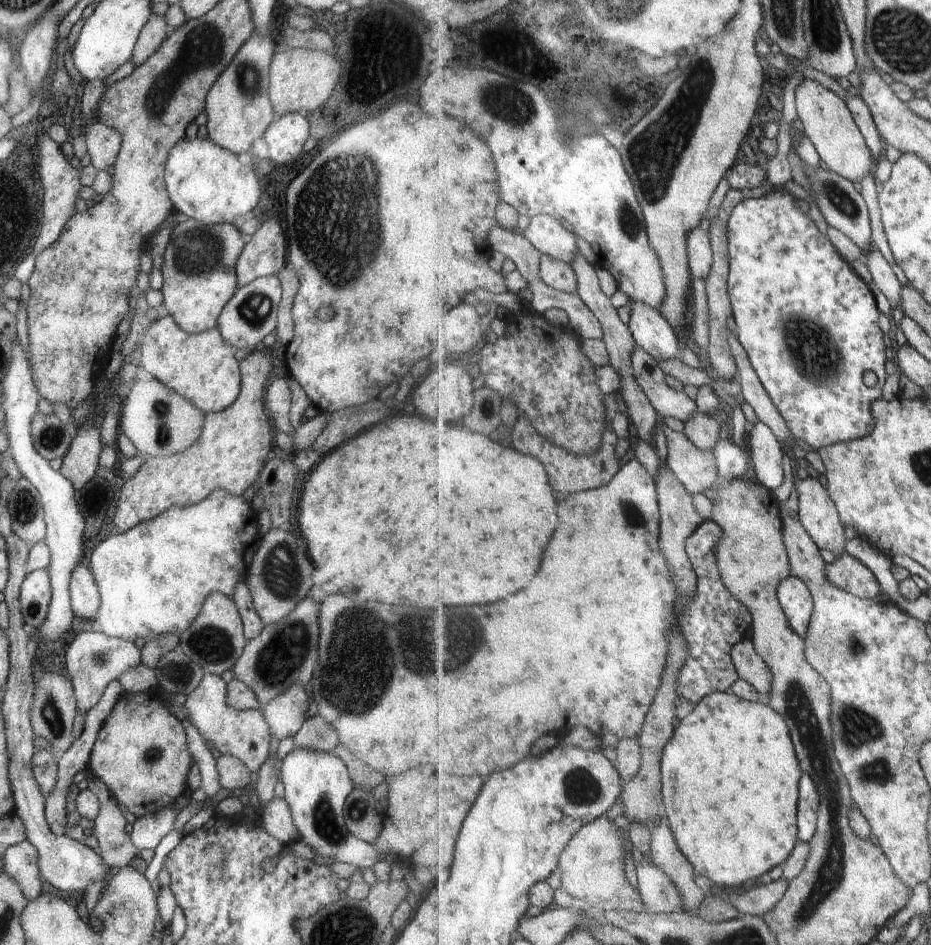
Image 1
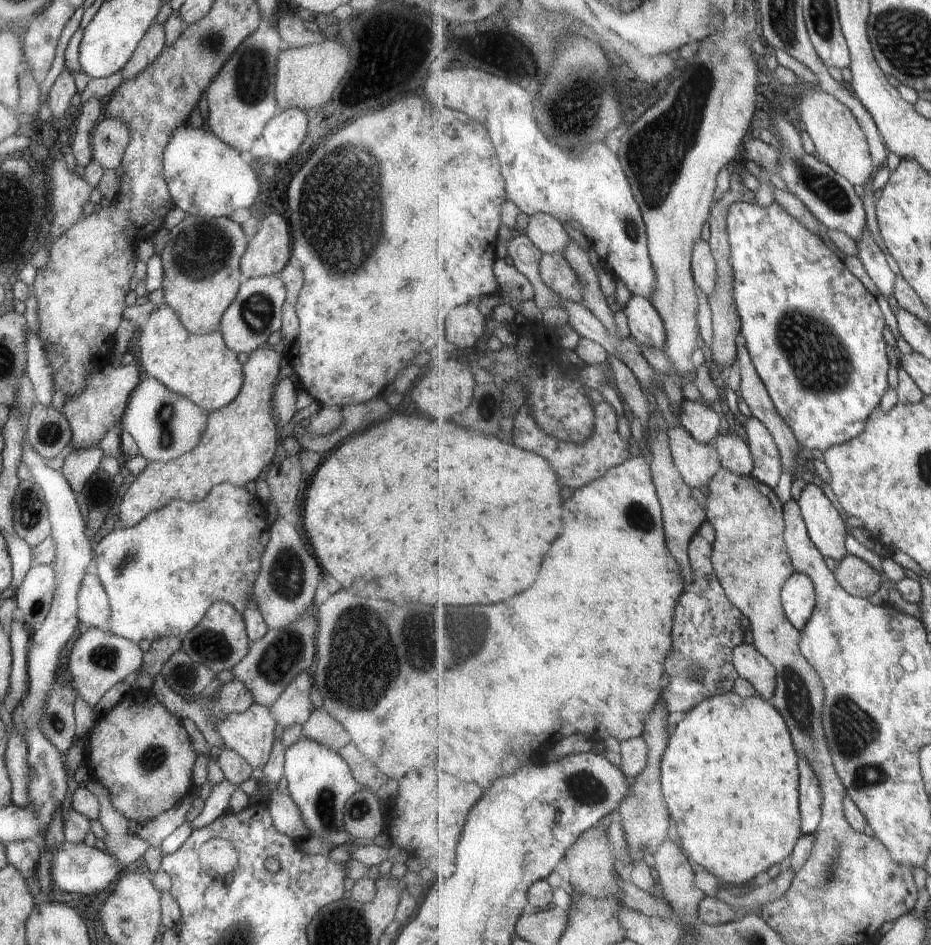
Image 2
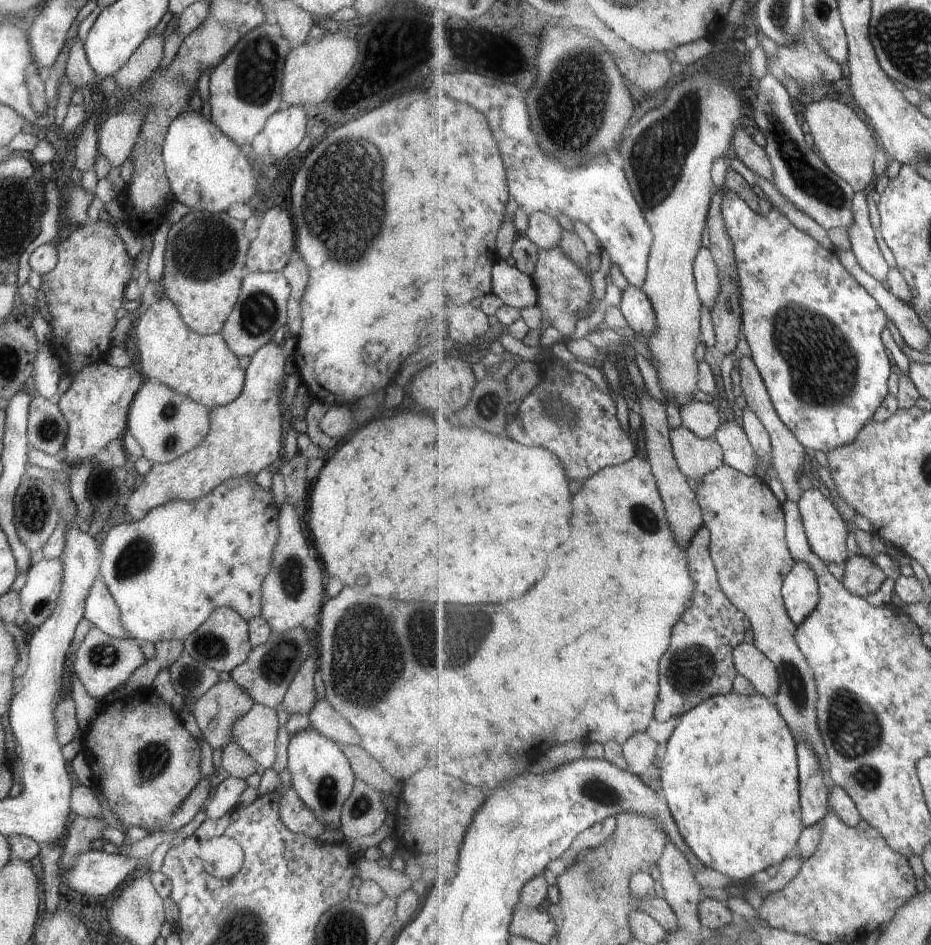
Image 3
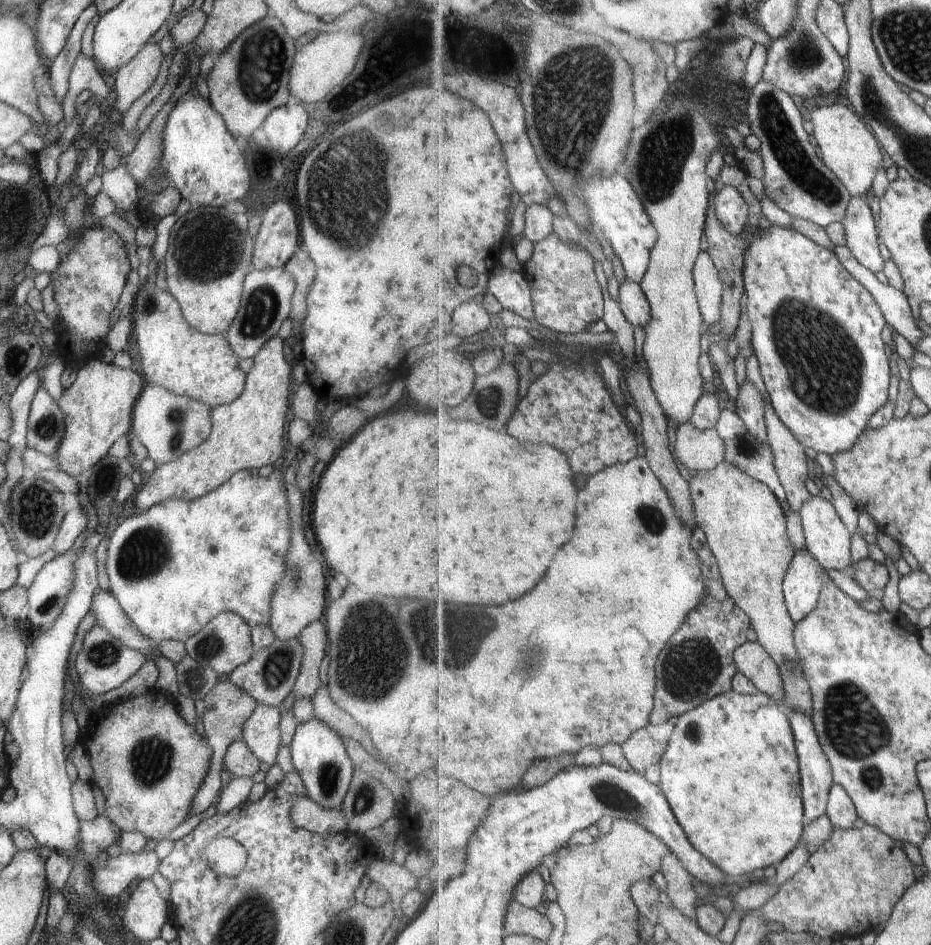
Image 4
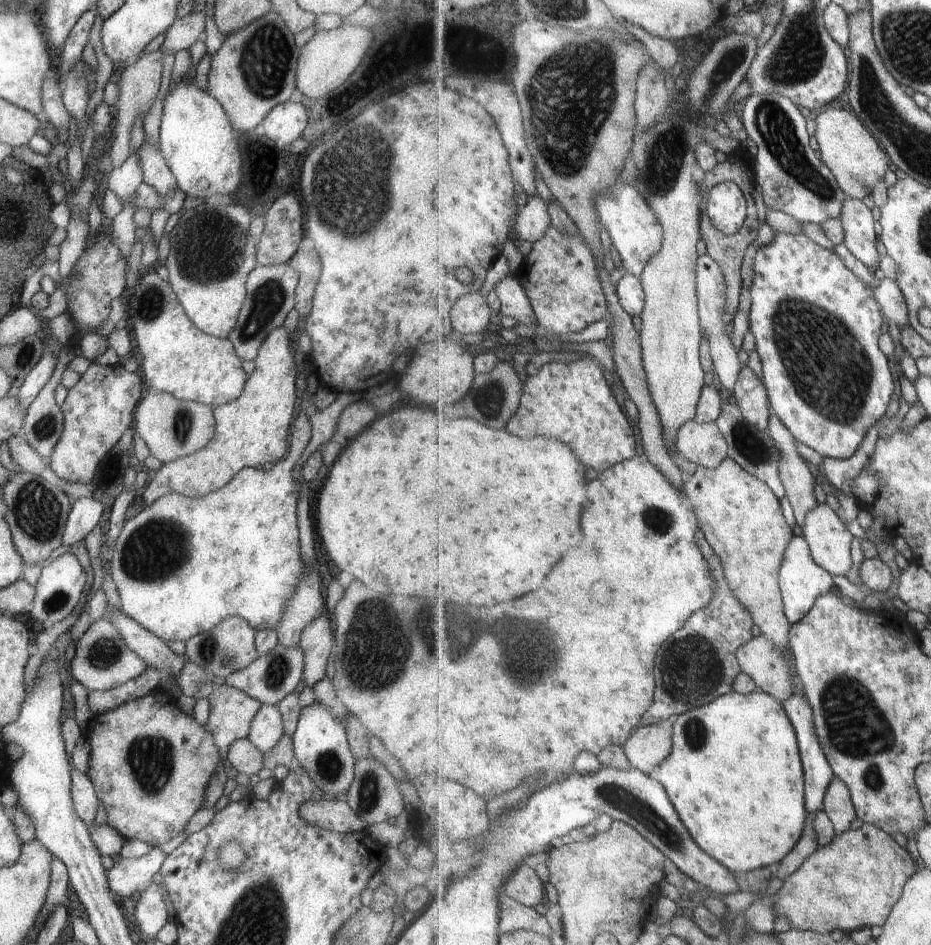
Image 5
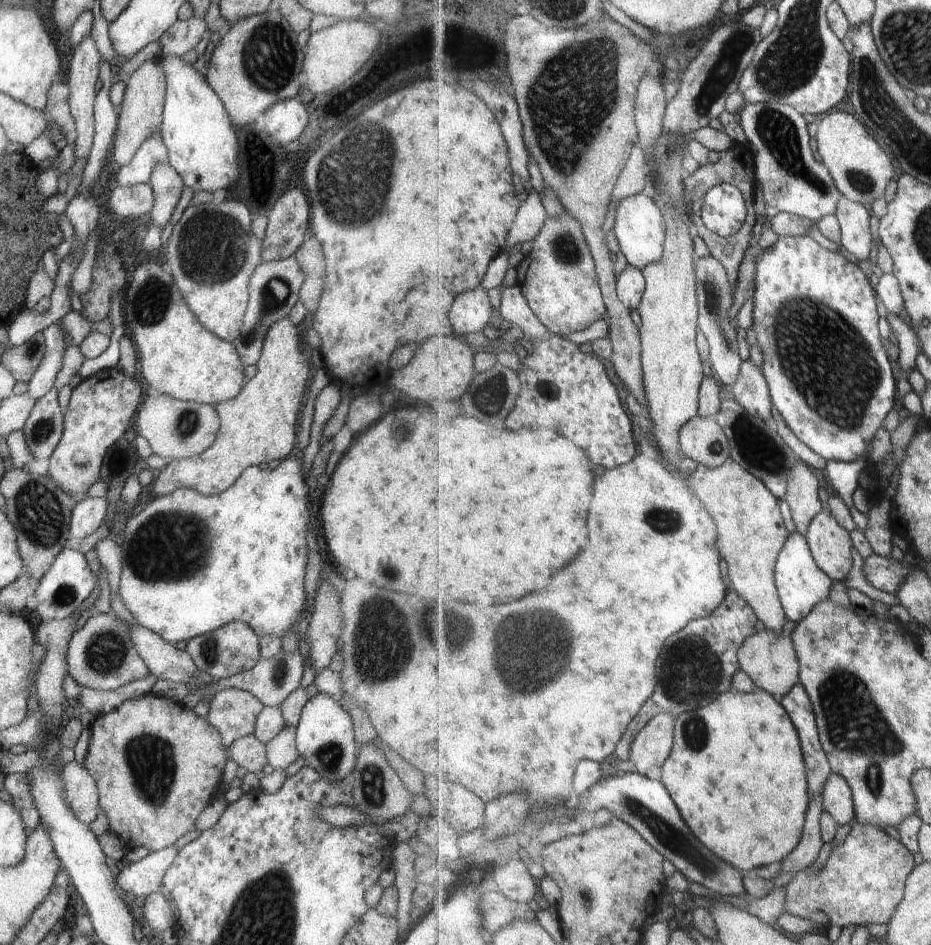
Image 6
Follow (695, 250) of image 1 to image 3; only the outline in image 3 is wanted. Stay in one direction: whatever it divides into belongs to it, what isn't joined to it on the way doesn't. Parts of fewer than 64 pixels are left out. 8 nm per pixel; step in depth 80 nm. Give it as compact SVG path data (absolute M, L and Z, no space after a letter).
M703 247L696 256L694 262L694 275L701 302L712 312L720 296L721 279L718 274L718 266L709 248Z

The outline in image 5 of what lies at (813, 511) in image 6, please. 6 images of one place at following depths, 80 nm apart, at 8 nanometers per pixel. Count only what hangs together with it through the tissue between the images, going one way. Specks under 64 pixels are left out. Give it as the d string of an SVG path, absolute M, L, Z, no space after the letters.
M775 413L771 415L768 431L783 449L781 476L786 488L786 497L793 508L796 523L803 528L806 514L818 507L815 500L815 478L809 470L808 460L802 457L797 448L797 440Z

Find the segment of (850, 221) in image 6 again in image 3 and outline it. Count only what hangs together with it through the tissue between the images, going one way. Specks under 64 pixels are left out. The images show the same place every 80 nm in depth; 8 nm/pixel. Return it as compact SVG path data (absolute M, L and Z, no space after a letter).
M861 190L861 192L855 192L853 196L854 221L847 228L847 234L852 242L850 250L855 253L859 264L869 274L881 282L888 281L891 268L877 244L875 228L871 226L871 218L869 218L869 206L867 206L865 193Z

